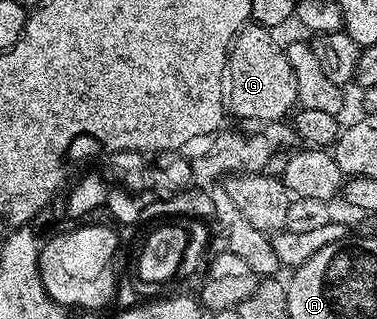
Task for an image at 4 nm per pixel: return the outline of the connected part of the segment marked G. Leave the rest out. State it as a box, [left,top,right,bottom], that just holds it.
[225,22,297,122]

